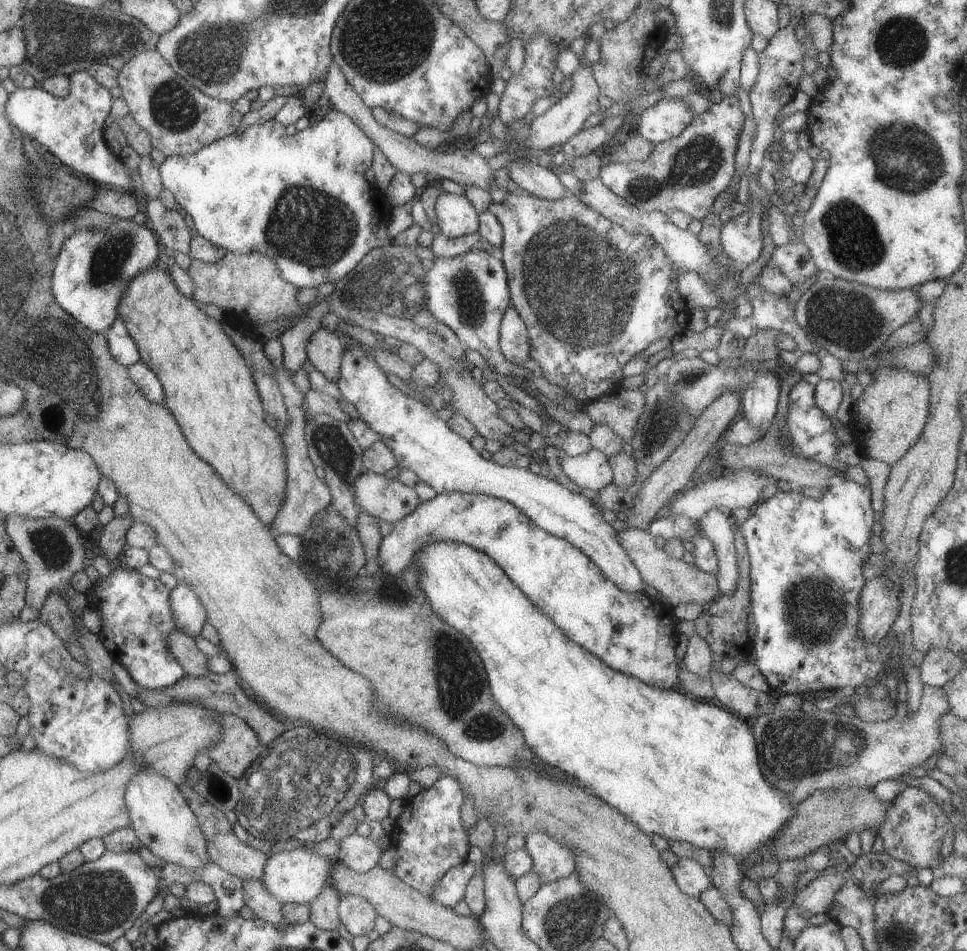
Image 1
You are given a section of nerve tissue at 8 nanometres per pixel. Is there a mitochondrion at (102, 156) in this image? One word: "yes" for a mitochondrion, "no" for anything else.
no

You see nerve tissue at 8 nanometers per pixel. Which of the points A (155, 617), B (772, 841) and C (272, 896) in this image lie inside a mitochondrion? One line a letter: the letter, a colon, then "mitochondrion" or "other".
A: mitochondrion
B: other
C: other

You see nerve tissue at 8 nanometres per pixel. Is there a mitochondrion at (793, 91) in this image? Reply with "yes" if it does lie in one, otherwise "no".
no

